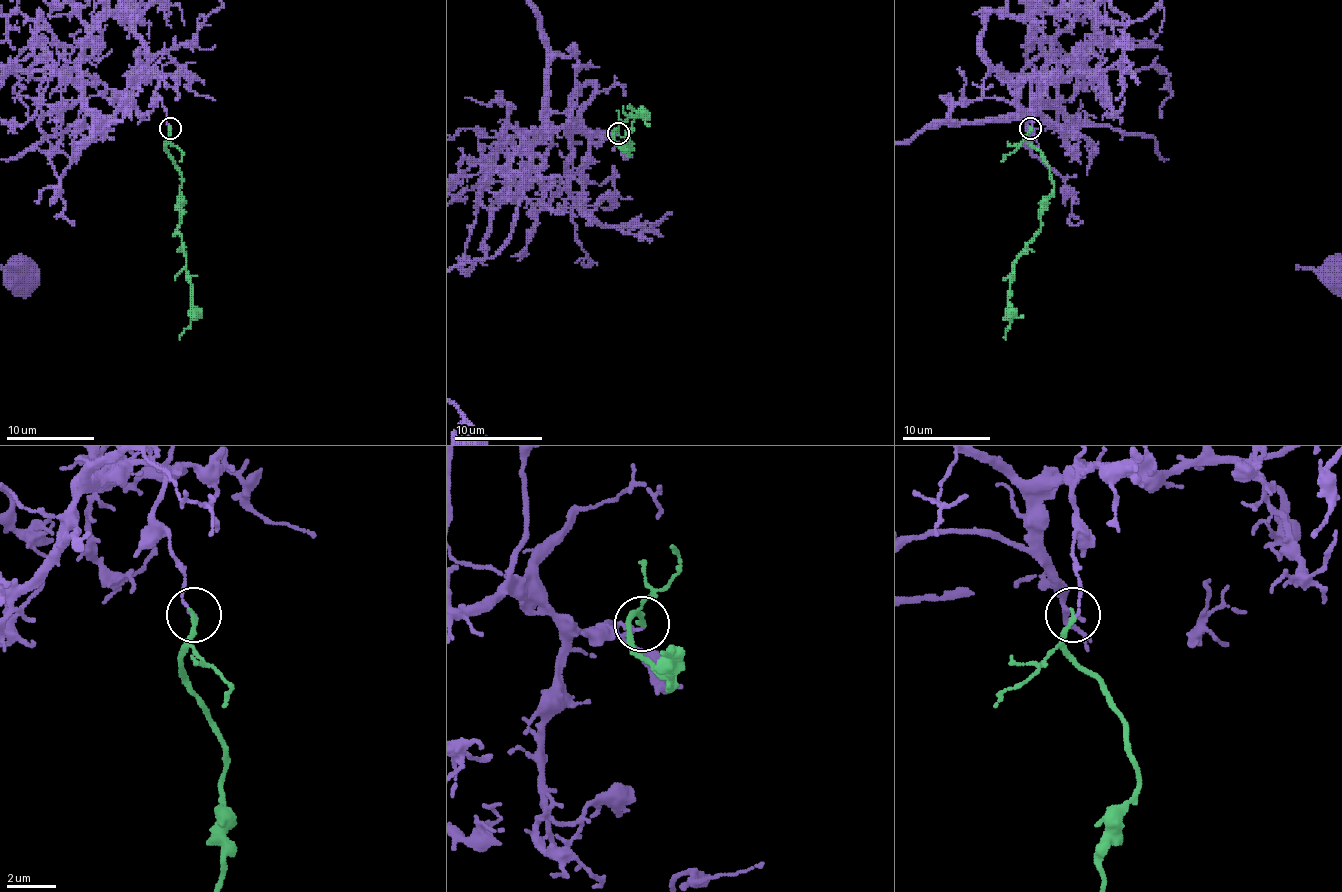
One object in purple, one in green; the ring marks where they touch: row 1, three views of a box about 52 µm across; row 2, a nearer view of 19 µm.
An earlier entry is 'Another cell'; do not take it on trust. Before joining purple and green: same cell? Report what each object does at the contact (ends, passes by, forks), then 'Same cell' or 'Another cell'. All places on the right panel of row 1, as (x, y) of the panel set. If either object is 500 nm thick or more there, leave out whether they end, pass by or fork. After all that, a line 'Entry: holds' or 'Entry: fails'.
At the ring purple ends. At the ring green ends. Another cell
Entry: holds

